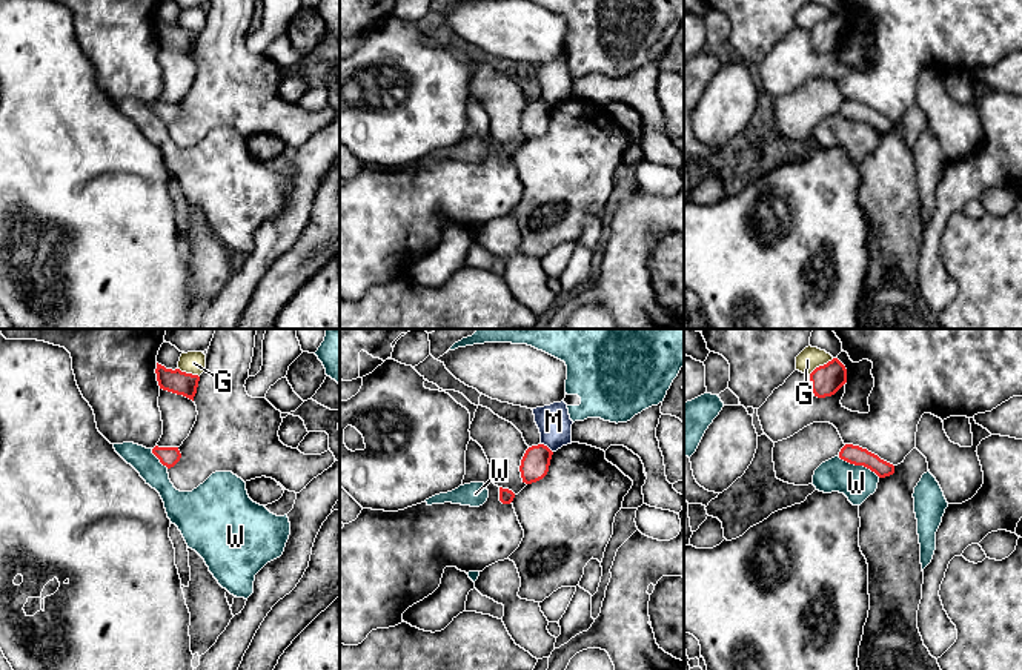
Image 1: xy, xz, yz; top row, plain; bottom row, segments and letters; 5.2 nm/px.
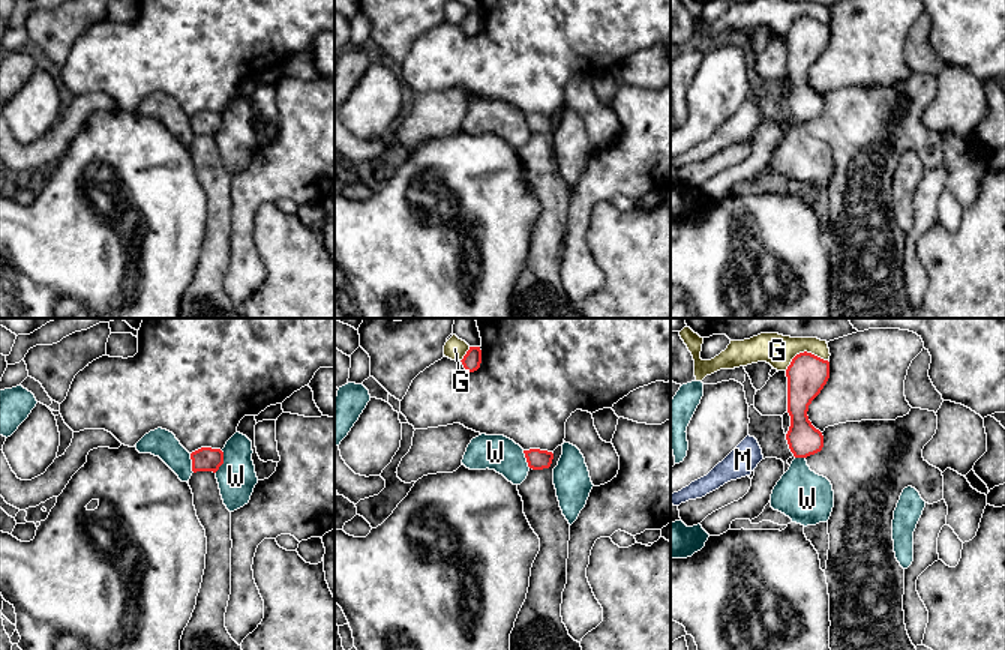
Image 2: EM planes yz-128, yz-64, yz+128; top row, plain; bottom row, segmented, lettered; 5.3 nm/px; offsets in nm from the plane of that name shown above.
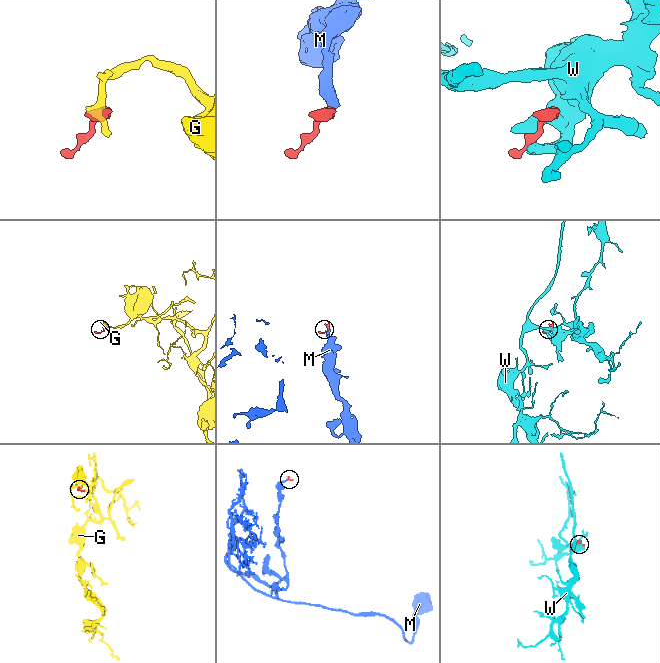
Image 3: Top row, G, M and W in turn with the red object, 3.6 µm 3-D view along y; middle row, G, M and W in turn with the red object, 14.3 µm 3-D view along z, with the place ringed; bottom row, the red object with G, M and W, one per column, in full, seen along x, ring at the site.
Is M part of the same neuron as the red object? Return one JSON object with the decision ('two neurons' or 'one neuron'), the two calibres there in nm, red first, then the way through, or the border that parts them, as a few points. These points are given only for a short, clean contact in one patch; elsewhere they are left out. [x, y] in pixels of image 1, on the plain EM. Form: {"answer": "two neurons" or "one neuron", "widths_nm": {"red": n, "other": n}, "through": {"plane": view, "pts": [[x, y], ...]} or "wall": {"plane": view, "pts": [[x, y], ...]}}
{"answer": "two neurons", "widths_nm": {"red": 150, "other": 180}, "wall": {"plane": "xz", "pts": [[541, 99], [552, 108]]}}

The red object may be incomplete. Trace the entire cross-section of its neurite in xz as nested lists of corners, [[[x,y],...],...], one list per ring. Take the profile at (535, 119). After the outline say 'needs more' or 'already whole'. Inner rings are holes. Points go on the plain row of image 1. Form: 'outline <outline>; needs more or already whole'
outline [[[544,100],[529,103],[519,121],[523,138],[532,140],[543,135],[549,128],[552,111],[553,108]]]; already whole

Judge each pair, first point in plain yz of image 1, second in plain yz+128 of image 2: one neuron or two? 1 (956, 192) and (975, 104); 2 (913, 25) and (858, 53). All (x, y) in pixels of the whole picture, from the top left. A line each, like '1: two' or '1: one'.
1: two
2: two

